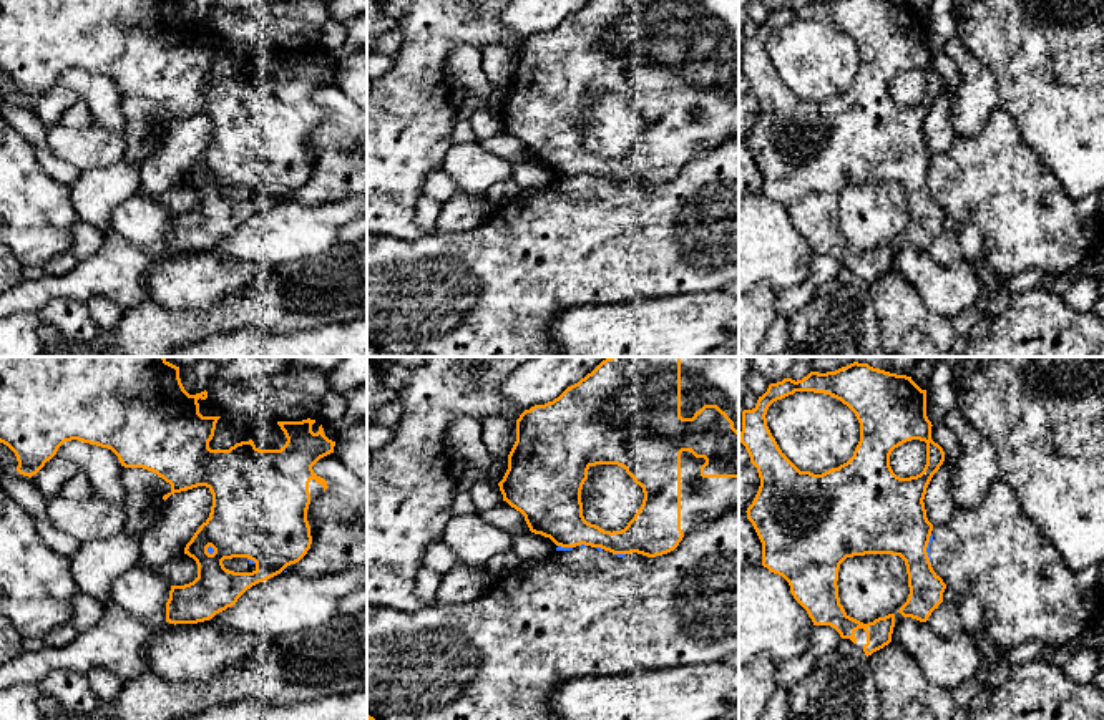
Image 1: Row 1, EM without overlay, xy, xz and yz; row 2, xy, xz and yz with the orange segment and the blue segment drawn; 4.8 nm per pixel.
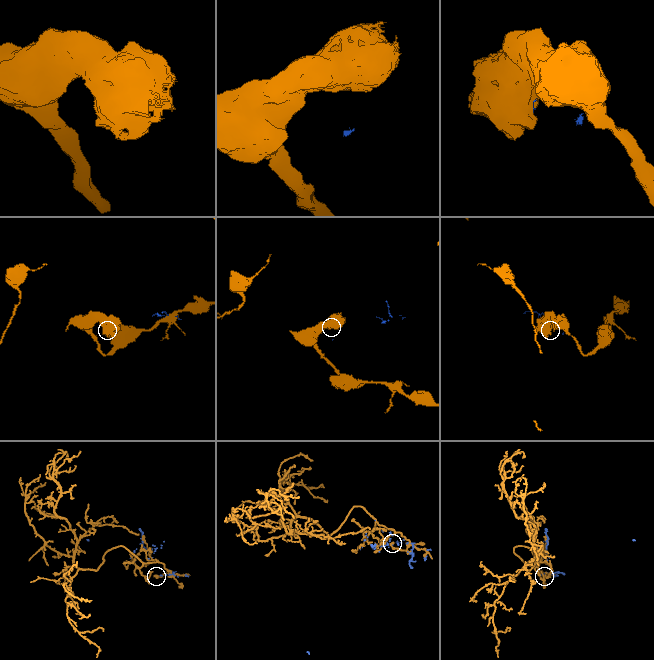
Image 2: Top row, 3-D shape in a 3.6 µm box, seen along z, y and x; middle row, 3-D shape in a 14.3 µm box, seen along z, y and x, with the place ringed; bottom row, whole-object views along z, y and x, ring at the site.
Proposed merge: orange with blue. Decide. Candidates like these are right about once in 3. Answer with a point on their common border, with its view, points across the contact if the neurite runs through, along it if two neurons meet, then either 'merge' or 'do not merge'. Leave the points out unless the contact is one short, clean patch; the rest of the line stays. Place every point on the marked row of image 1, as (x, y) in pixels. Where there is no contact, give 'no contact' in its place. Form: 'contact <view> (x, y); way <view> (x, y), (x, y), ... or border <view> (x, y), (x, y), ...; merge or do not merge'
contact yz (925, 549); do not merge

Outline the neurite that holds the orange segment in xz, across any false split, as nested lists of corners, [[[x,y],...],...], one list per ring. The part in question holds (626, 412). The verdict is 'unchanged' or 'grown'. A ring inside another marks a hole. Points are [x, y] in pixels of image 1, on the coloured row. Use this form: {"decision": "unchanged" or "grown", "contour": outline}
{"decision": "grown", "contour": [[[609,357],[603,360],[591,373],[568,387],[553,401],[535,405],[520,415],[516,441],[508,455],[508,469],[498,486],[503,501],[525,516],[530,531],[550,538],[556,546],[576,547],[584,544],[613,554],[637,552],[647,557],[674,551],[687,533],[702,529],[739,504],[739,357]],[[596,465],[618,465],[642,488],[642,504],[621,531],[604,531],[583,516],[581,489],[588,479],[588,469]]]}

